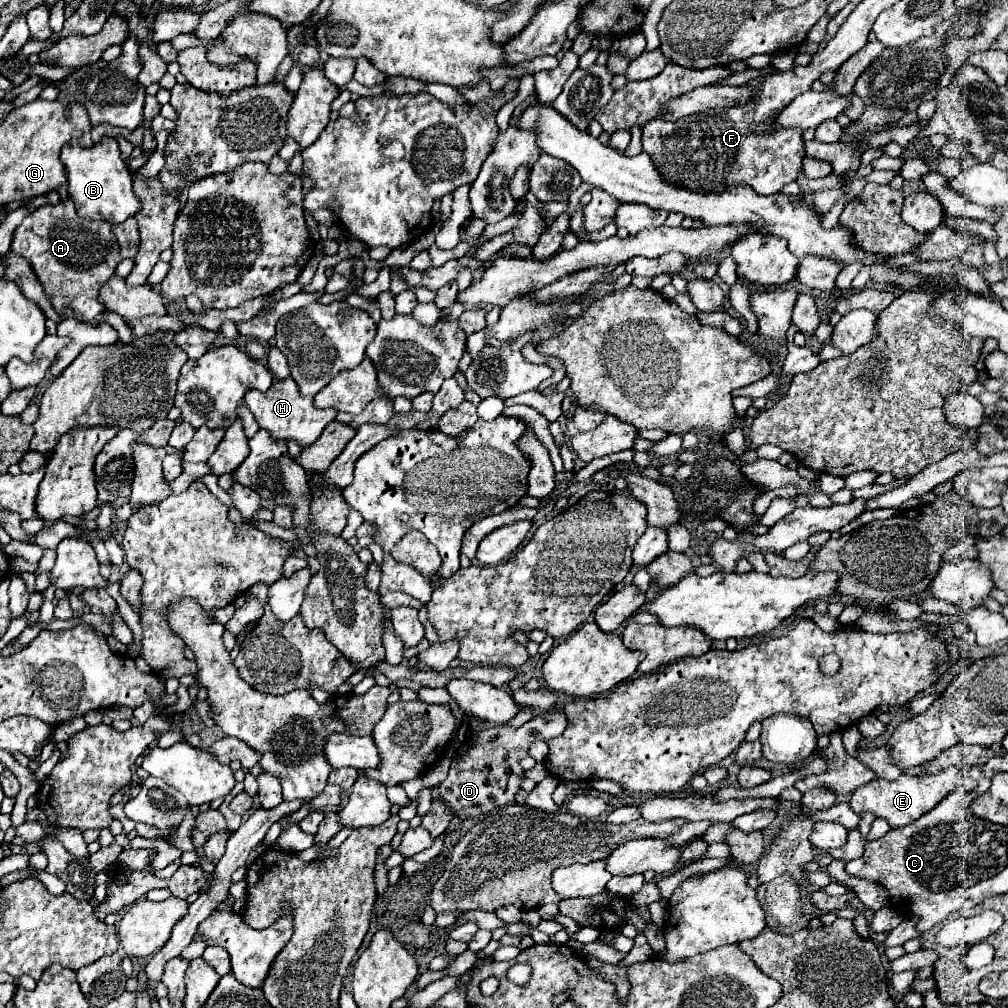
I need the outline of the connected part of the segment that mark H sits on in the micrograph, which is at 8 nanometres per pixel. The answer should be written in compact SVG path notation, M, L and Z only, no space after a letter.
M293 378L277 380L267 392L249 390L243 400L249 406L249 410L253 412L259 426L269 430L275 440L285 440L285 442L297 440L301 446L311 446L319 438L323 428L335 420L335 414L337 414L335 408L323 408L323 410L315 408L311 396L299 394L299 386L295 384Z

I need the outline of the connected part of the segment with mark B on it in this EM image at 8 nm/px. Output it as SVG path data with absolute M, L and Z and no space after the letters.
M103 138L101 144L95 144L93 148L81 148L79 144L71 142L61 150L61 162L67 168L69 194L79 216L89 220L107 220L109 224L121 224L141 210L141 202L131 188L131 172L121 160L117 140Z

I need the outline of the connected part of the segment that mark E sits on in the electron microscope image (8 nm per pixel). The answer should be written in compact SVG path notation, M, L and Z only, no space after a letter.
M957 766L945 768L939 774L933 776L905 776L901 774L897 780L871 780L867 784L863 784L861 788L857 788L851 796L851 808L853 812L873 812L877 818L885 818L889 820L891 828L901 828L907 826L911 822L915 822L917 818L921 818L925 812L933 810L951 790L955 790L957 786L963 786L963 770Z

